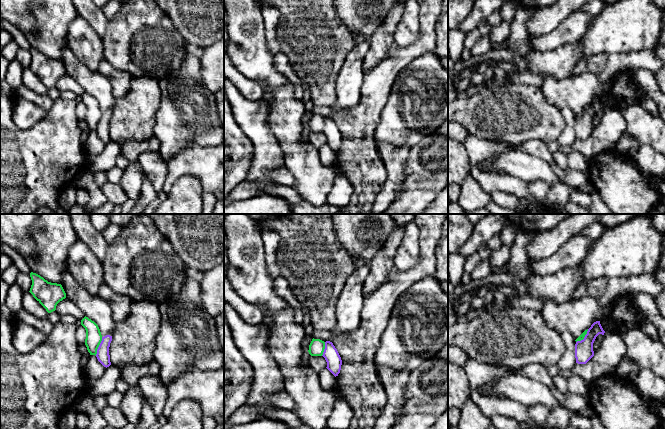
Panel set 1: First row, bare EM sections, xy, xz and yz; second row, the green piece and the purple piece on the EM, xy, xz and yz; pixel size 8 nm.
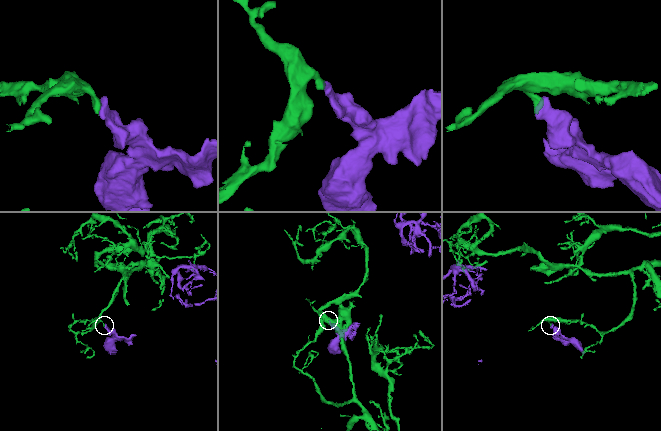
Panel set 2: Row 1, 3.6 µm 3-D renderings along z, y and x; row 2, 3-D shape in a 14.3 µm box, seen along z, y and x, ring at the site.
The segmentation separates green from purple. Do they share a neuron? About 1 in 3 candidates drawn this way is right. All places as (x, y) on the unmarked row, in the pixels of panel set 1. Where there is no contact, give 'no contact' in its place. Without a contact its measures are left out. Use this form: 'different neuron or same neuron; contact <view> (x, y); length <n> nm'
different neuron; contact xy (98, 122); length 160 nm

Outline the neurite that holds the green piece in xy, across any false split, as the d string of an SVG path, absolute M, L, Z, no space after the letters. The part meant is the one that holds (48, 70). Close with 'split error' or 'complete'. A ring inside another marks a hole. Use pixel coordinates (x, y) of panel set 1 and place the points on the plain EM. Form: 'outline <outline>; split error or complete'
outline M31 48L32 61L30 69L46 85L48 89L56 86L57 80L66 74L61 60L51 59L40 51Z; complete

